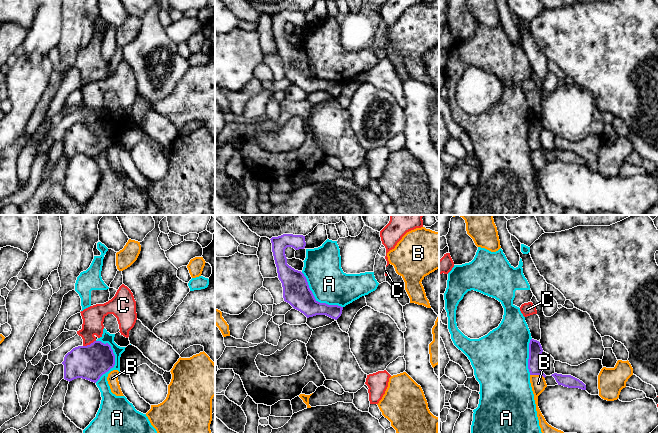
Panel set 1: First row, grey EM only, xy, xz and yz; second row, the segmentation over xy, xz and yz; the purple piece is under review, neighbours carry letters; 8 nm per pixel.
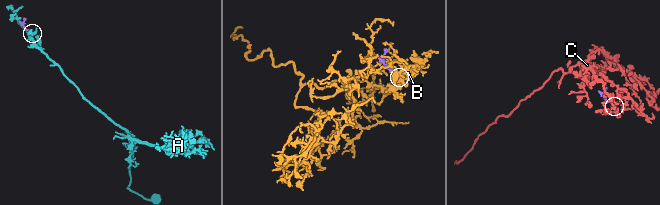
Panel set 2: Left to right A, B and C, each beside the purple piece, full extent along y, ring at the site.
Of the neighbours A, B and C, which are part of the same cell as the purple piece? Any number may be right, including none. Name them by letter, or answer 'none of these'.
none of these

